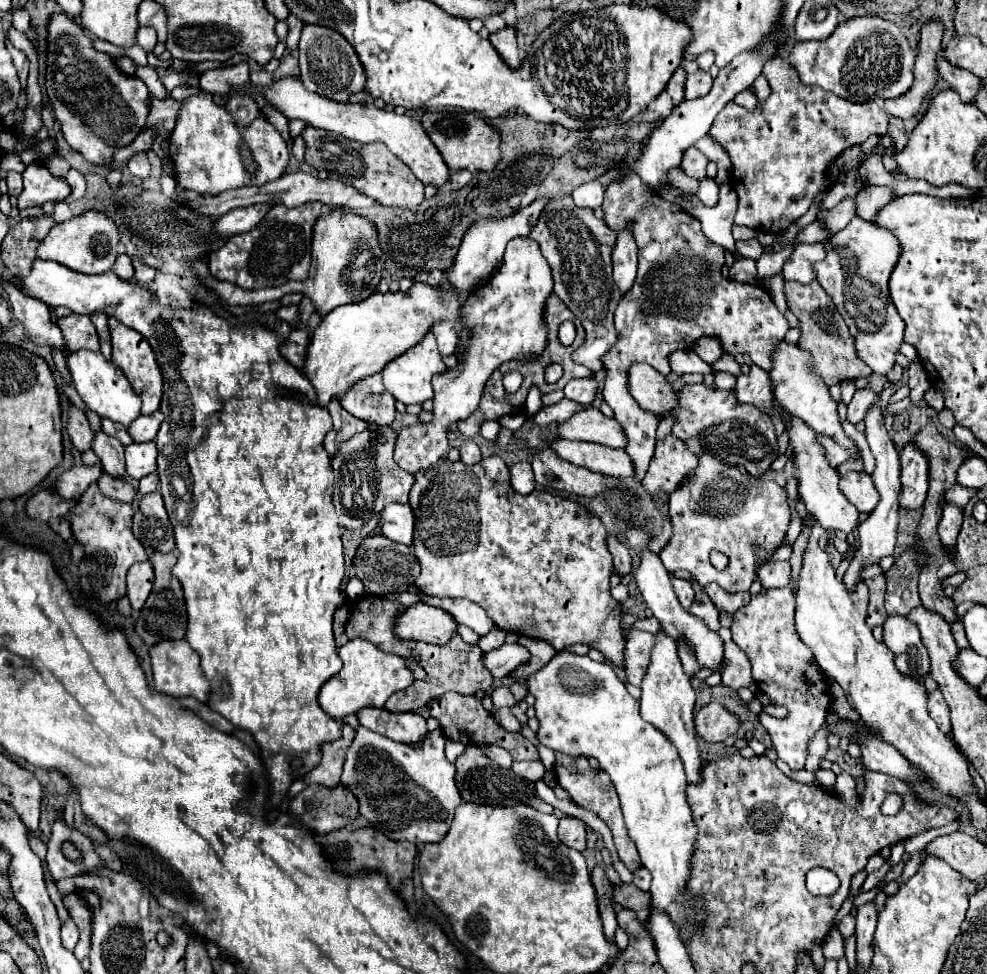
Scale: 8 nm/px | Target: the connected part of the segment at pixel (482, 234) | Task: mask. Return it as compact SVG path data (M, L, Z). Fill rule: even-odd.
M537 198L529 206L519 208L517 212L513 212L509 216L503 216L503 218L485 218L485 220L475 222L465 232L465 236L461 240L455 264L453 264L451 272L449 272L449 286L453 286L457 292L469 292L479 282L491 278L491 272L495 272L495 268L499 268L499 264L503 260L503 252L505 252L507 242L511 238L517 238L517 236L529 236L531 228L537 224L537 218L543 212L543 208L547 206L547 202L549 202L549 198Z

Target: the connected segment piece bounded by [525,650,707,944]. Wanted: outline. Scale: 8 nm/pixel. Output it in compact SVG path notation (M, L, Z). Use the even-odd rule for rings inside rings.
M563 650L557 652L547 666L543 666L537 674L529 676L525 682L529 686L529 692L535 696L535 716L539 718L539 742L551 750L569 756L593 756L599 760L599 768L609 774L621 800L627 832L637 844L643 866L653 874L653 906L669 914L671 922L679 932L681 942L687 944L703 926L707 912L687 892L687 882L691 880L691 856L695 850L697 828L693 824L691 806L687 804L687 778L683 772L683 764L675 752L675 746L669 744L663 732L659 732L639 716L639 702L627 692L625 684L617 678L617 674L607 662L593 662L589 656L577 656ZM687 910L693 910L695 918L689 918Z

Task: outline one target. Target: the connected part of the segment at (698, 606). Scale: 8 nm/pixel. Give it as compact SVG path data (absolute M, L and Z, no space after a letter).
M697 594L697 598L695 598L693 606L689 608L689 612L695 614L695 616L699 616L699 618L703 618L703 622L711 630L719 630L721 628L721 624L719 624L719 610L717 610L717 606L713 604L713 600L709 596Z

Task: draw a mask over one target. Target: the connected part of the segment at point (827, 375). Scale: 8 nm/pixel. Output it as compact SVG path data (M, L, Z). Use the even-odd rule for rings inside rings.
M785 282L785 298L787 298L789 310L801 322L799 348L811 354L813 372L817 376L821 376L827 386L873 374L871 368L867 368L867 364L863 364L863 360L859 360L859 356L855 352L855 338L851 336L843 316L839 316L835 302L831 300L831 296L827 296L827 292L823 292L819 282L811 282L811 284Z

